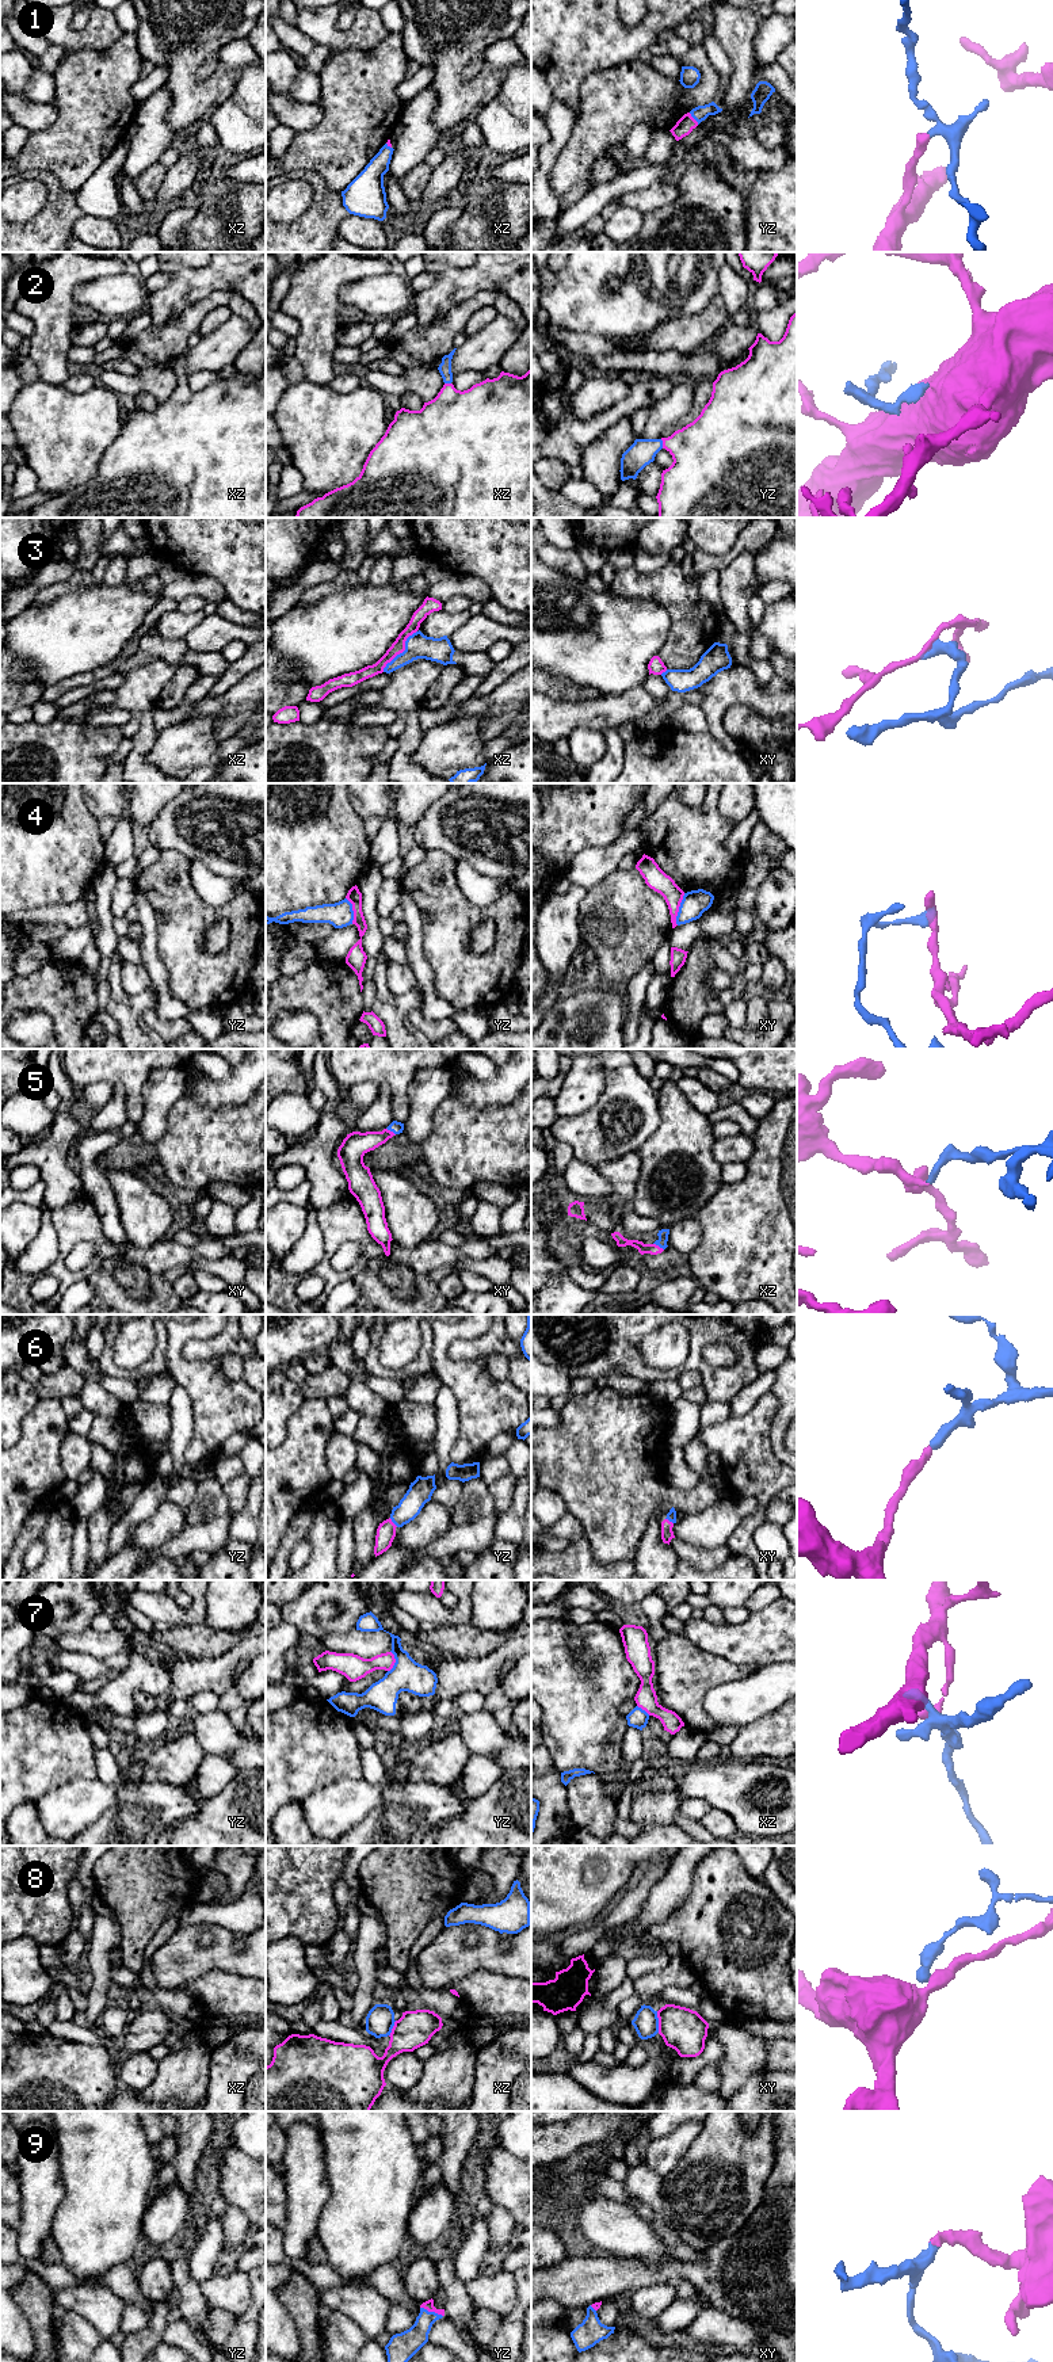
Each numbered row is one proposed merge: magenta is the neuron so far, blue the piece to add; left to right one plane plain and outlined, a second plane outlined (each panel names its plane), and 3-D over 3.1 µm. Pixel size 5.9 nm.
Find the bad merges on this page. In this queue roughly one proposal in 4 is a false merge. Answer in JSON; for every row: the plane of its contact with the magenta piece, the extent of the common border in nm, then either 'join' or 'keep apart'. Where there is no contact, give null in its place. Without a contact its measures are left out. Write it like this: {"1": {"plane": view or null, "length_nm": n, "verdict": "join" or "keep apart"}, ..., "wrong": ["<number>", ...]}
{"1": {"plane": "yz", "length_nm": 90, "verdict": "join"}, "2": {"plane": "yz", "length_nm": 60, "verdict": "join"}, "3": {"plane": "xz", "length_nm": 320, "verdict": "keep apart"}, "4": {"plane": "xy", "length_nm": 200, "verdict": "keep apart"}, "5": {"plane": "xz", "length_nm": 80, "verdict": "join"}, "6": {"plane": "yz", "length_nm": 80, "verdict": "join"}, "7": {"plane": "yz", "length_nm": 130, "verdict": "keep apart"}, "8": {"plane": "xy", "length_nm": 130, "verdict": "keep apart"}, "9": {"plane": "yz", "length_nm": 150, "verdict": "join"}, "wrong": ["3", "4", "7", "8"]}

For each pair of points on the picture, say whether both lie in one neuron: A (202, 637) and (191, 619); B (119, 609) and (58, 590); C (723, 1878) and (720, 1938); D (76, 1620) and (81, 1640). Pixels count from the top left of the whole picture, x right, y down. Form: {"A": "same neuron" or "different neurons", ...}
{"A": "different neurons", "B": "different neurons", "C": "same neuron", "D": "different neurons"}

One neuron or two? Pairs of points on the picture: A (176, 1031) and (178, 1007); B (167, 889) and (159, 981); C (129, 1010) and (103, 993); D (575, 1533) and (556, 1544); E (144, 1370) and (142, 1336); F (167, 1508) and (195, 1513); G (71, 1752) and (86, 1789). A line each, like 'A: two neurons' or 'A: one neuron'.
A: two neurons
B: two neurons
C: two neurons
D: two neurons
E: two neurons
F: two neurons
G: two neurons

